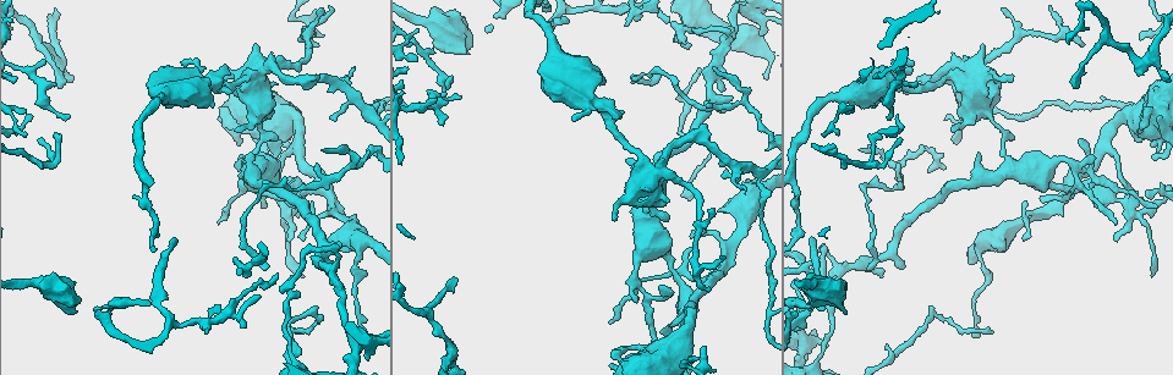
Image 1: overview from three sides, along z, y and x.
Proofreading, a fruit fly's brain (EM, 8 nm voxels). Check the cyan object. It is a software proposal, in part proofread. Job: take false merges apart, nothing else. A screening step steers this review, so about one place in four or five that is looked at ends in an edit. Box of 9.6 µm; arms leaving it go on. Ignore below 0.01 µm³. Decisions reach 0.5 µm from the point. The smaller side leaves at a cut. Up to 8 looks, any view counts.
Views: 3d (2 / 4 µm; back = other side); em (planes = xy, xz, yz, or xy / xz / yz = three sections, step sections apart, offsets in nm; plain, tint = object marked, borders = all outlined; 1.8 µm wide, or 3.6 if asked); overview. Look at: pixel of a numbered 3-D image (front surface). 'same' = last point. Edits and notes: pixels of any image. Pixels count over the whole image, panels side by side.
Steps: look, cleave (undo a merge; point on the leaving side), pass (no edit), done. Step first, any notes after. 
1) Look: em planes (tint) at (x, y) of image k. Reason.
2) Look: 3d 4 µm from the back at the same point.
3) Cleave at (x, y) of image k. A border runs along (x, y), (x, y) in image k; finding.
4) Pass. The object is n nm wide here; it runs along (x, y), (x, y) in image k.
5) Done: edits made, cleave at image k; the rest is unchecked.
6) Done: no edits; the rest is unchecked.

Look: em planes (tint) at (725, 50) of image 1. Three arms meet.

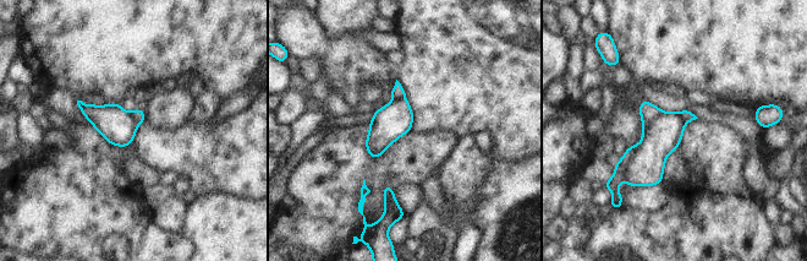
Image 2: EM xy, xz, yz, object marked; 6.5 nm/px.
Cleave at (646, 167) of image 2. A border runs along (641, 143), (632, 156), (624, 177) in image 2; two cells meet here.

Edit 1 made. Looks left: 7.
Look: overview. See it whole again.

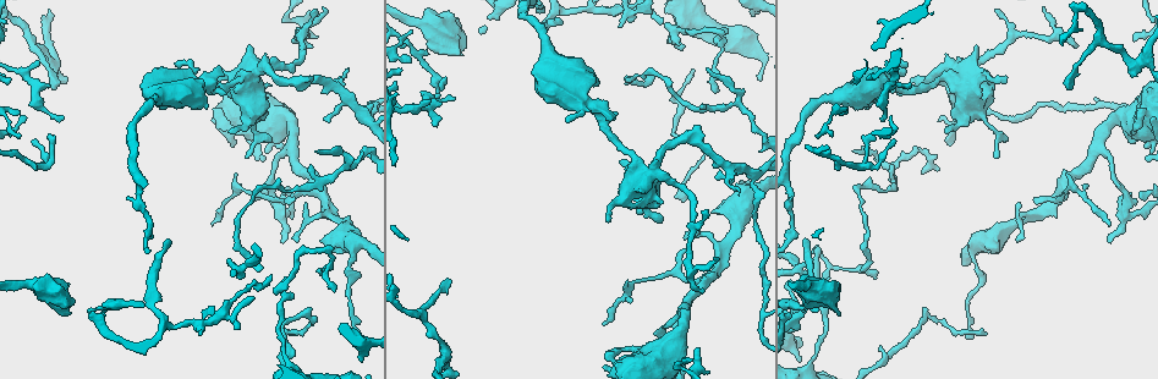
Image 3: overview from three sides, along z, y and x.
Look: 3d 4 µm at (643, 171) of image 3. Thin arm on a thick one.

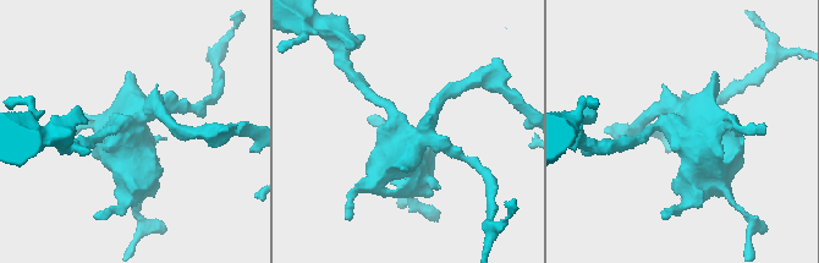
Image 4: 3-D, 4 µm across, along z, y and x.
Look: em 3.6 µm xz step 8 (tint) at (404, 141) of image 4.

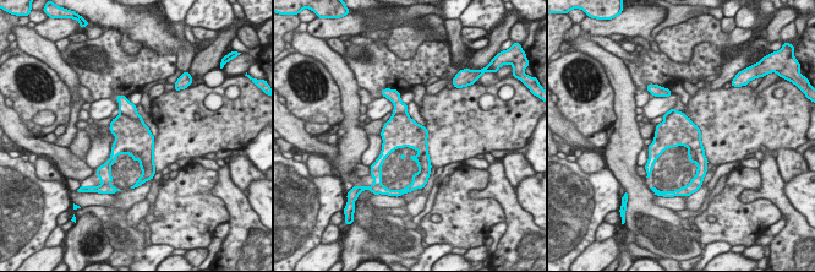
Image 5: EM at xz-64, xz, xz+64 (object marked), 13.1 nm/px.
Look: em 3.6 µm planes (tint) at the same point.

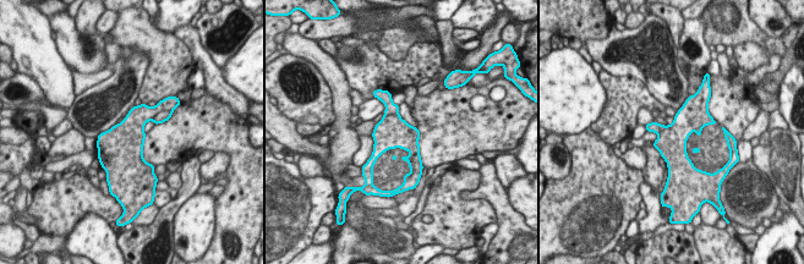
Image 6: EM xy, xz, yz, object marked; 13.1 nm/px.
Cleave at (386, 97) of image 6. A border runs along (398, 114), (390, 114), (384, 117) in image 6; a second cell is stuck on.

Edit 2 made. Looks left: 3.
Look: em 3.6 µm xz step 16 (tint) at (1138, 63) of image 3. A fork.

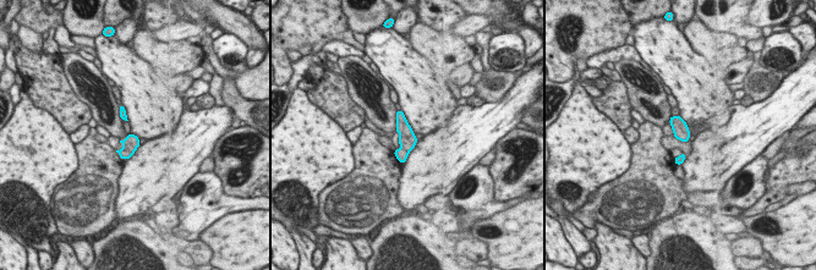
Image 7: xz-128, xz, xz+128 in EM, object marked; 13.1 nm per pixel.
Look: em 3.6 µm planes (borders) at the same point.

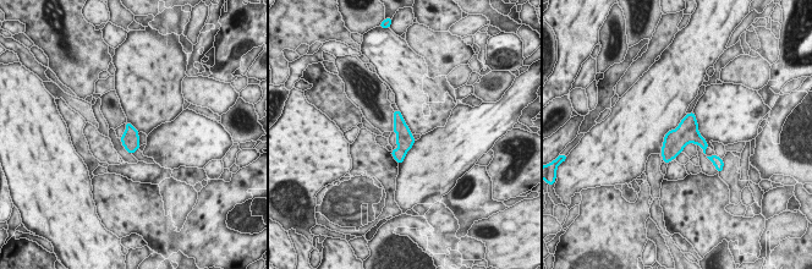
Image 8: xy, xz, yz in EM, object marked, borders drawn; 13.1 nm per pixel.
Pass. It runs along (396, 114), (402, 131), (399, 159) in image 8; all the same cell.

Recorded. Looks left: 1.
Done: edits made, cleave at image 2, cleave at image 6; the rest is unchecked.

